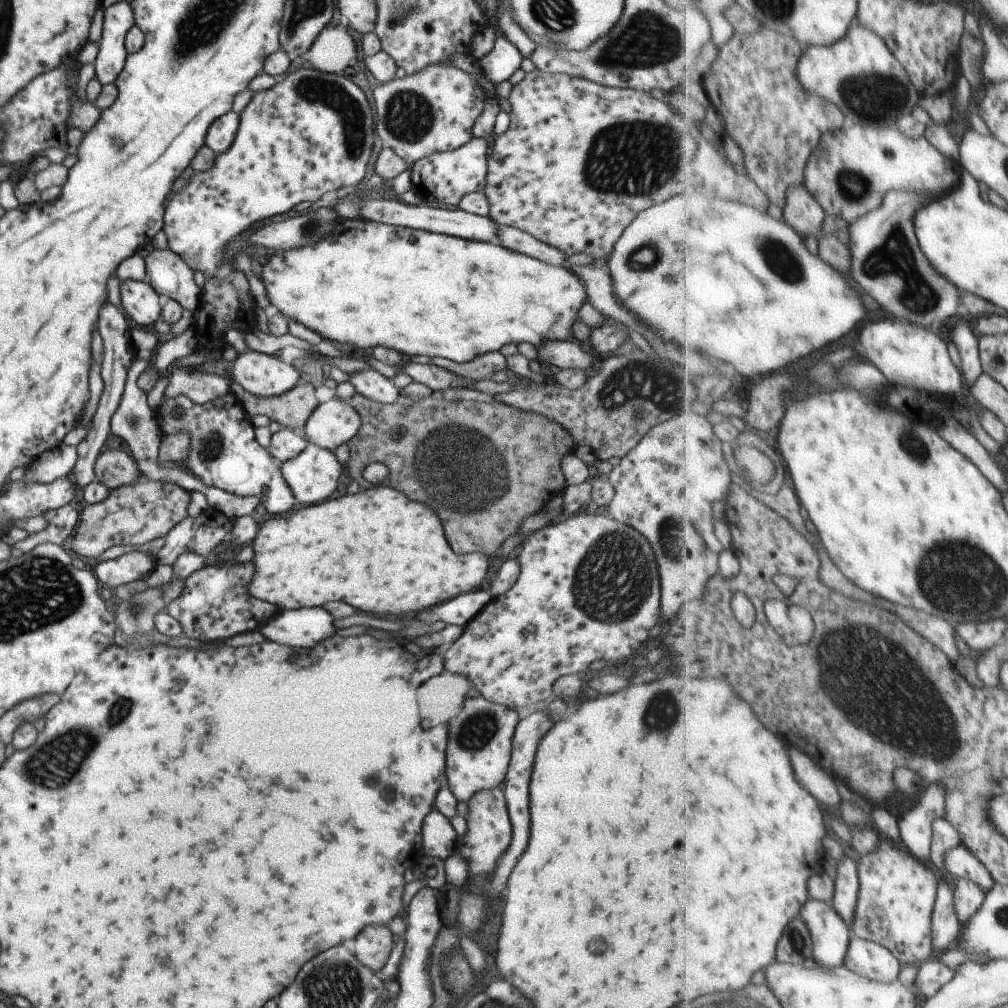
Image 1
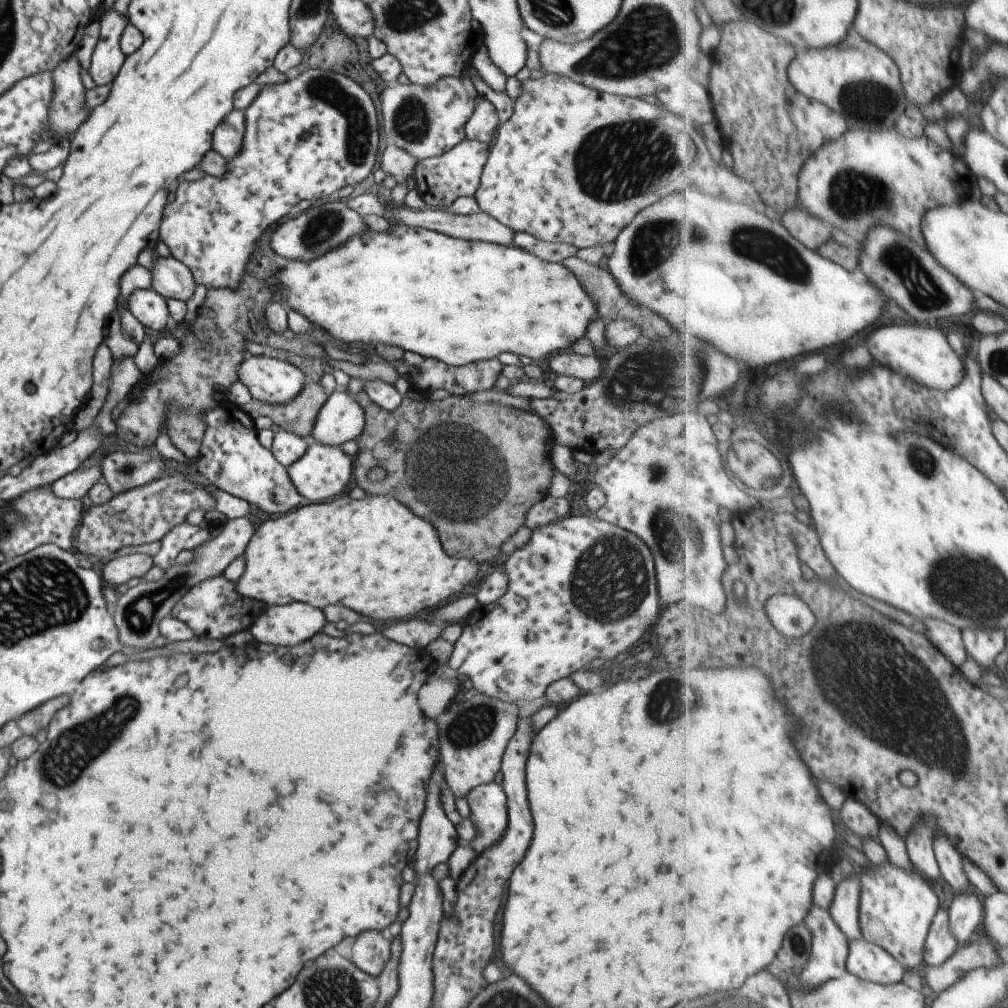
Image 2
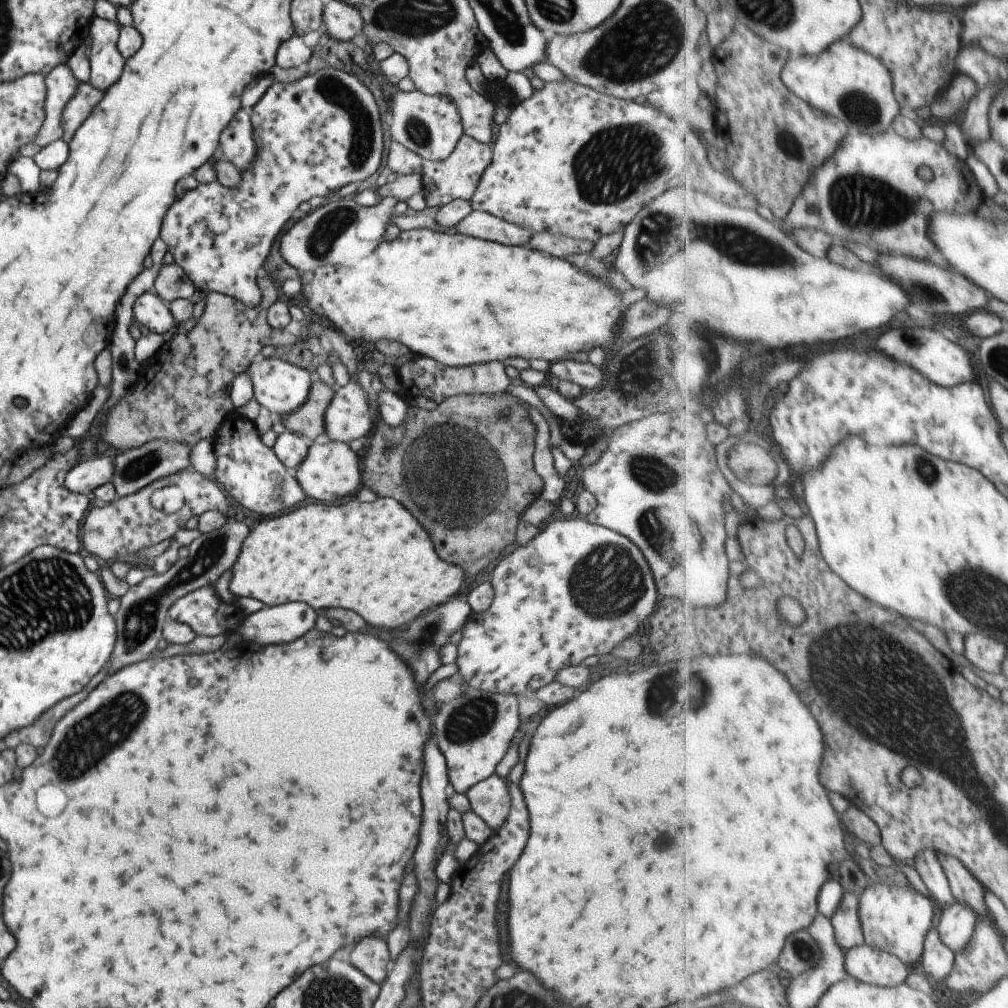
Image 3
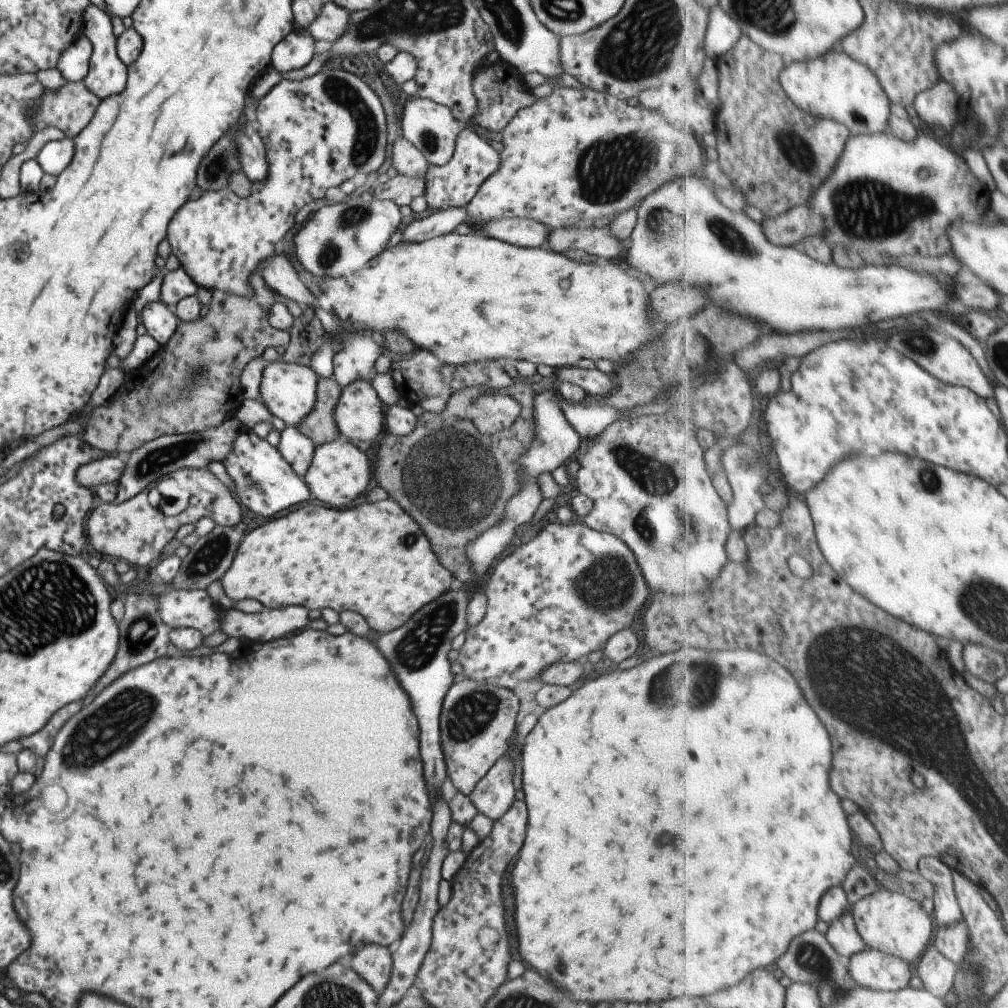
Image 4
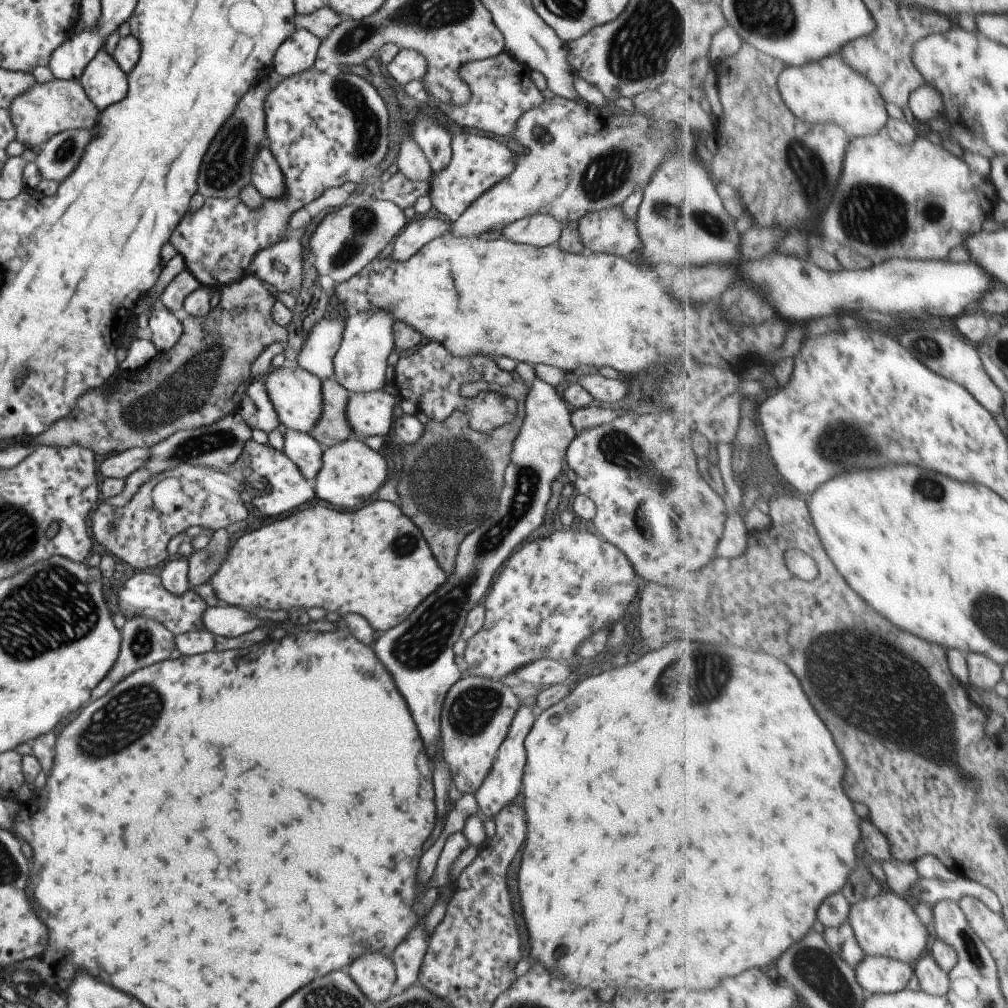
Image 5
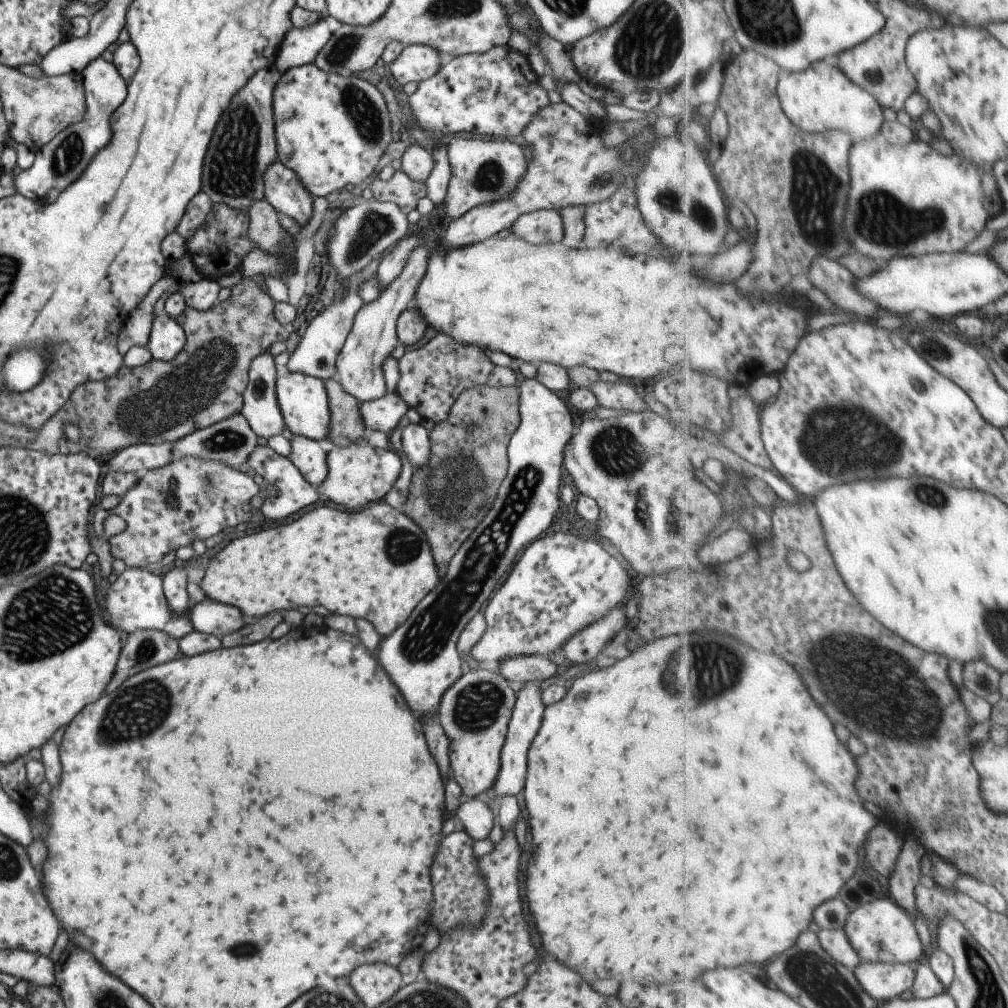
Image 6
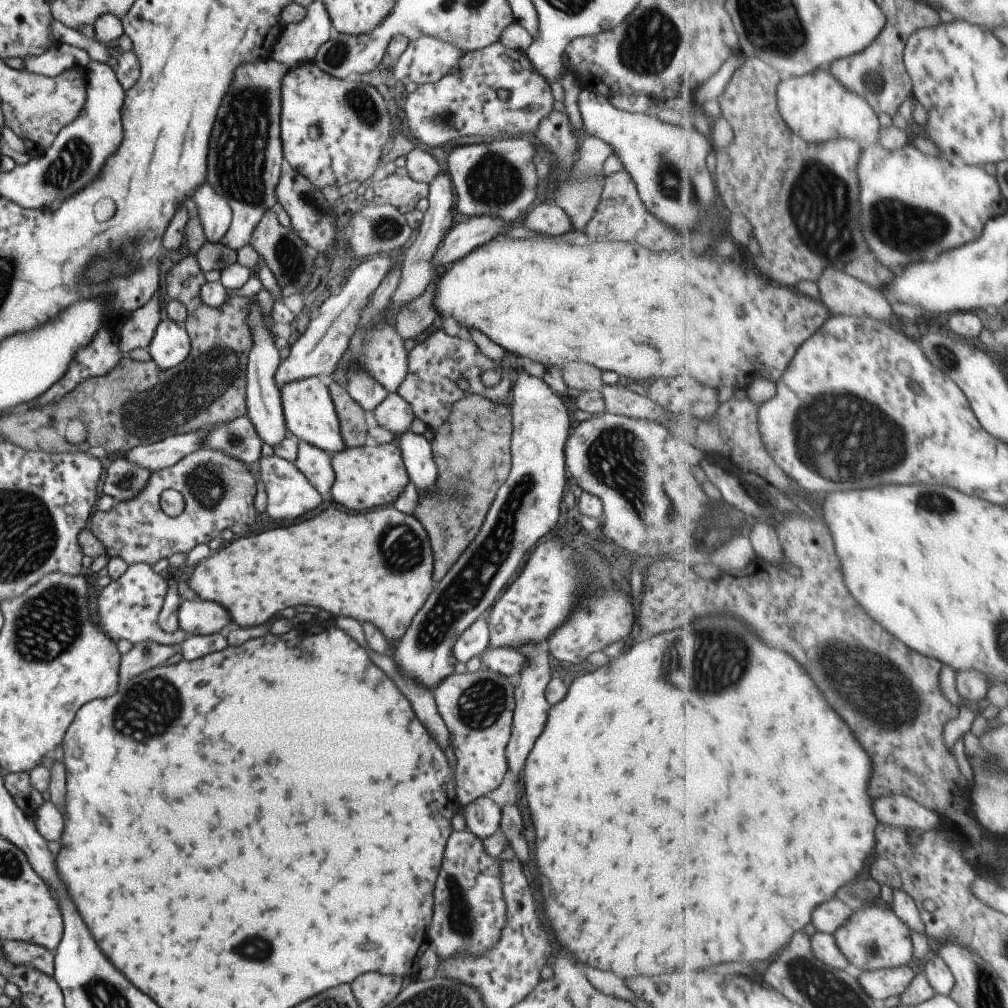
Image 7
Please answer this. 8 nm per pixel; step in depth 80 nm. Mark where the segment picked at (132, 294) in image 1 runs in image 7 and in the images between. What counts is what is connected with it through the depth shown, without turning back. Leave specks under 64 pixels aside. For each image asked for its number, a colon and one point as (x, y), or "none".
2: (149, 308)
3: (150, 310)
4: (159, 322)
5: (165, 330)
6: (166, 338)
7: (169, 345)

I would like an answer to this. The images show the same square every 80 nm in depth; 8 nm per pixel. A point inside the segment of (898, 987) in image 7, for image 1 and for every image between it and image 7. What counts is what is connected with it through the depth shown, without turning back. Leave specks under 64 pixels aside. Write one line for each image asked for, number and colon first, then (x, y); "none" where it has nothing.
1: (868, 958)
2: (867, 960)
3: (876, 966)
4: (874, 969)
5: (877, 974)
6: (883, 981)

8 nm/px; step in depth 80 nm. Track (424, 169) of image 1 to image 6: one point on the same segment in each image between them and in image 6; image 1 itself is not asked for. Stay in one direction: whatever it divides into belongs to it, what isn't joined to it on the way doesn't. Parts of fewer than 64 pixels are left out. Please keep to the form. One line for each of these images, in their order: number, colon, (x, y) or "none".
2: (439, 180)
3: (455, 177)
4: (453, 184)
5: (476, 162)
6: (481, 171)

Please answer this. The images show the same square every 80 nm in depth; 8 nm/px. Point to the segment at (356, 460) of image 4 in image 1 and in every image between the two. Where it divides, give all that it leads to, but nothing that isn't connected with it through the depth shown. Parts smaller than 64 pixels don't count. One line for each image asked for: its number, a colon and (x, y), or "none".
1: (311, 476)
2: (321, 472)
3: (328, 472)

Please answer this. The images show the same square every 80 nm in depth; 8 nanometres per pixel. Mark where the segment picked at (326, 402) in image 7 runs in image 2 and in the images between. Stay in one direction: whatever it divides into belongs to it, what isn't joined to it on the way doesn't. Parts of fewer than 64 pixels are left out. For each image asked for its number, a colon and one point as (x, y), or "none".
2: (270, 380)
3: (278, 386)
4: (288, 390)
5: (294, 393)
6: (302, 401)

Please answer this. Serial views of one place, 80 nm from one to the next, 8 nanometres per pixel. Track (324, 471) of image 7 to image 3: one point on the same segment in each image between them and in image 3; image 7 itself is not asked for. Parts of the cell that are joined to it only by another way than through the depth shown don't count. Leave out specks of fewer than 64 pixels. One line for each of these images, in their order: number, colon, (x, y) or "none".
3: (289, 448)
4: (296, 449)
5: (299, 447)
6: (308, 455)

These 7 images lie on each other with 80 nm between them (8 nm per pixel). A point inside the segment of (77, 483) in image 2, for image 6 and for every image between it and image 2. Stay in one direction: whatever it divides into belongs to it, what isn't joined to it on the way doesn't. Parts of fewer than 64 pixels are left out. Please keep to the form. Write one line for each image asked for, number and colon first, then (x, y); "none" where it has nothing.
3: (81, 478)
4: (105, 470)
5: (117, 466)
6: (141, 457)

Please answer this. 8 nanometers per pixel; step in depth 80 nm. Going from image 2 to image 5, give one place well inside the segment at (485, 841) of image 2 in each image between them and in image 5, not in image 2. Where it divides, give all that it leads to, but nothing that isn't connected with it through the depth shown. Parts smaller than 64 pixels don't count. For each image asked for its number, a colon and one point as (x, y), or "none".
3: (489, 799)
4: (493, 794)
5: (501, 784)

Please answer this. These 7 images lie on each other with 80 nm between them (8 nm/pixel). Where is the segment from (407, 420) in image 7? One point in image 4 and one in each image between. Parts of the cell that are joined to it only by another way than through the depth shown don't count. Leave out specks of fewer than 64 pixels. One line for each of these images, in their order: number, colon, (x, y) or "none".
4: (358, 414)
5: (368, 414)
6: (382, 414)

